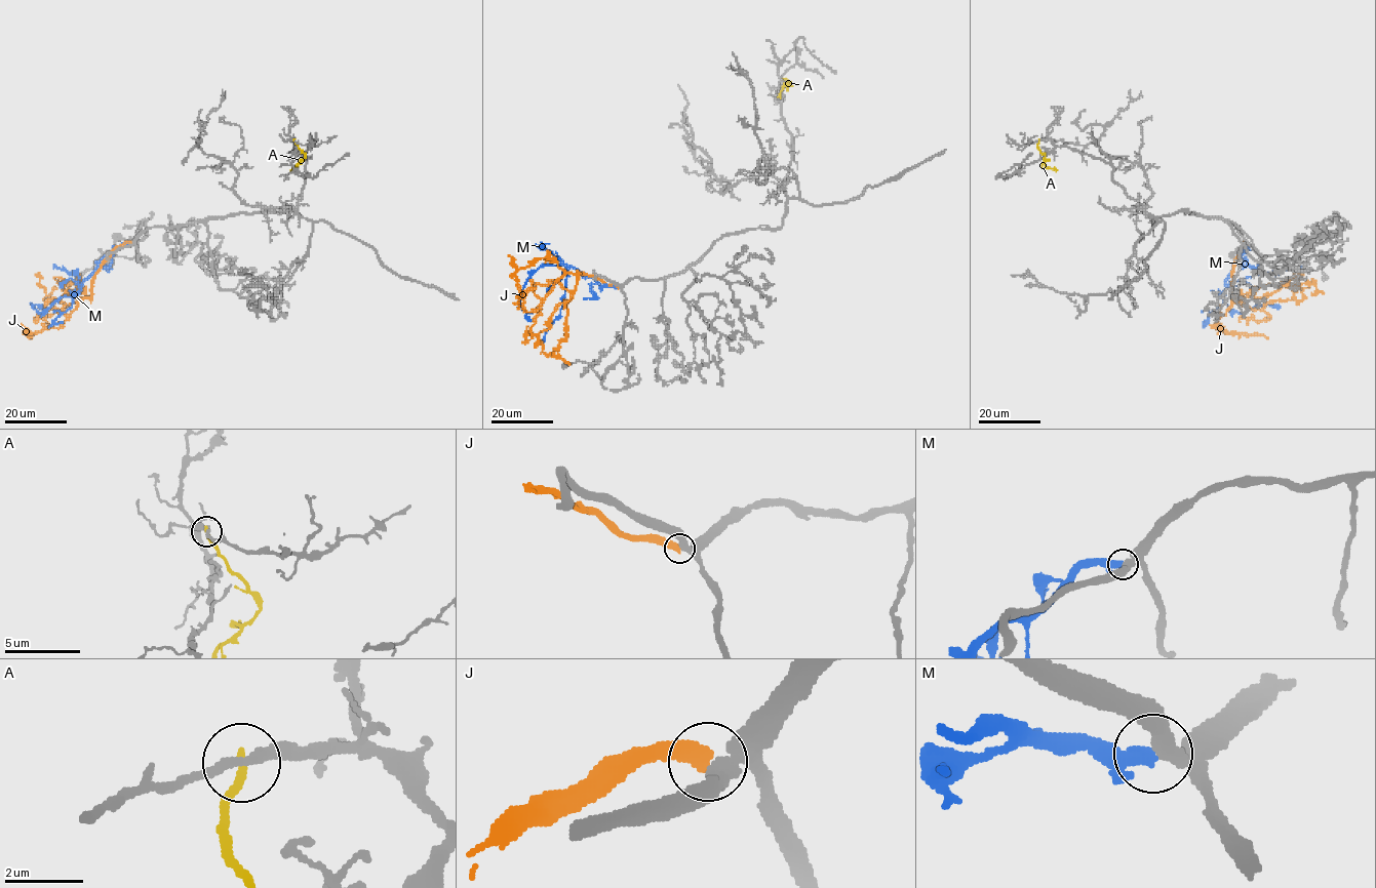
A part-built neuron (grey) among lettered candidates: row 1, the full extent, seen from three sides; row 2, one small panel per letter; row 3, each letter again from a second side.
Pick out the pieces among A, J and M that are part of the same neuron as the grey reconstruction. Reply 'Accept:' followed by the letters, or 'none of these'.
Accept: none of these

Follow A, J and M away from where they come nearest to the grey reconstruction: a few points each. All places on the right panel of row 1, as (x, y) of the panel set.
A: (1038, 140), (1037, 149), (1045, 157), (1044, 164), (1056, 171)
J: (1246, 243), (1234, 260), (1231, 306), (1215, 326), (1227, 332), (1268, 338)
M: (1246, 244), (1227, 276), (1224, 301), (1240, 313), (1271, 305), (1281, 307)

